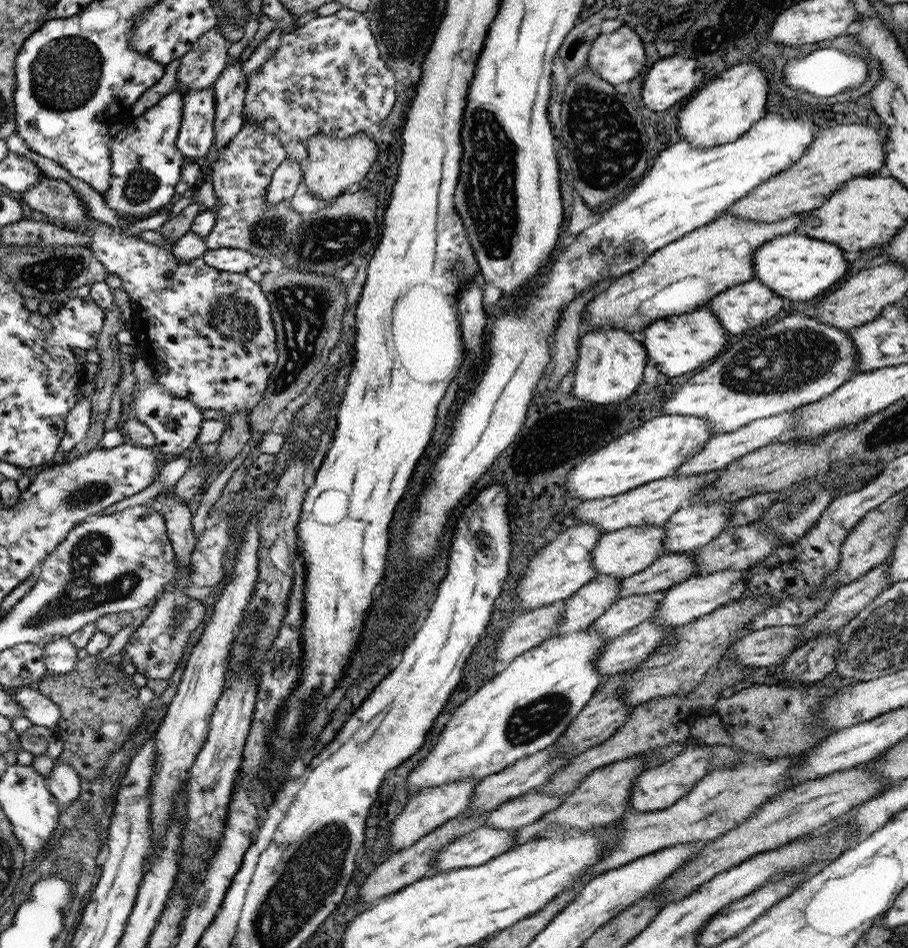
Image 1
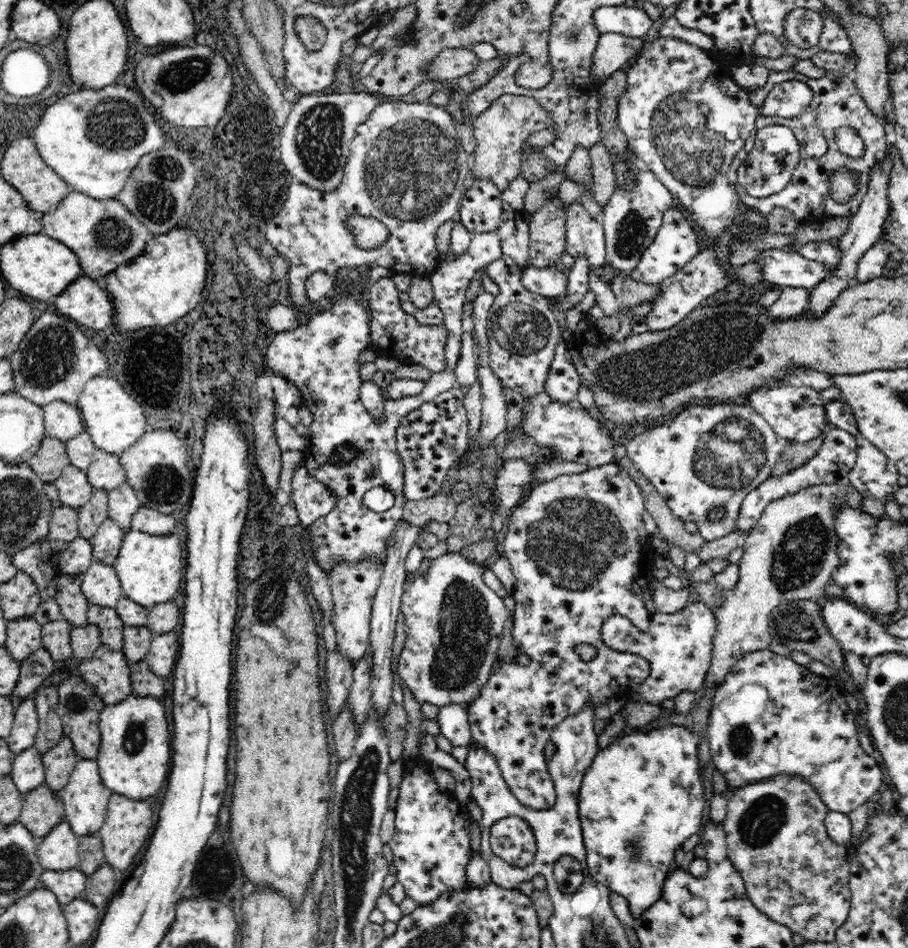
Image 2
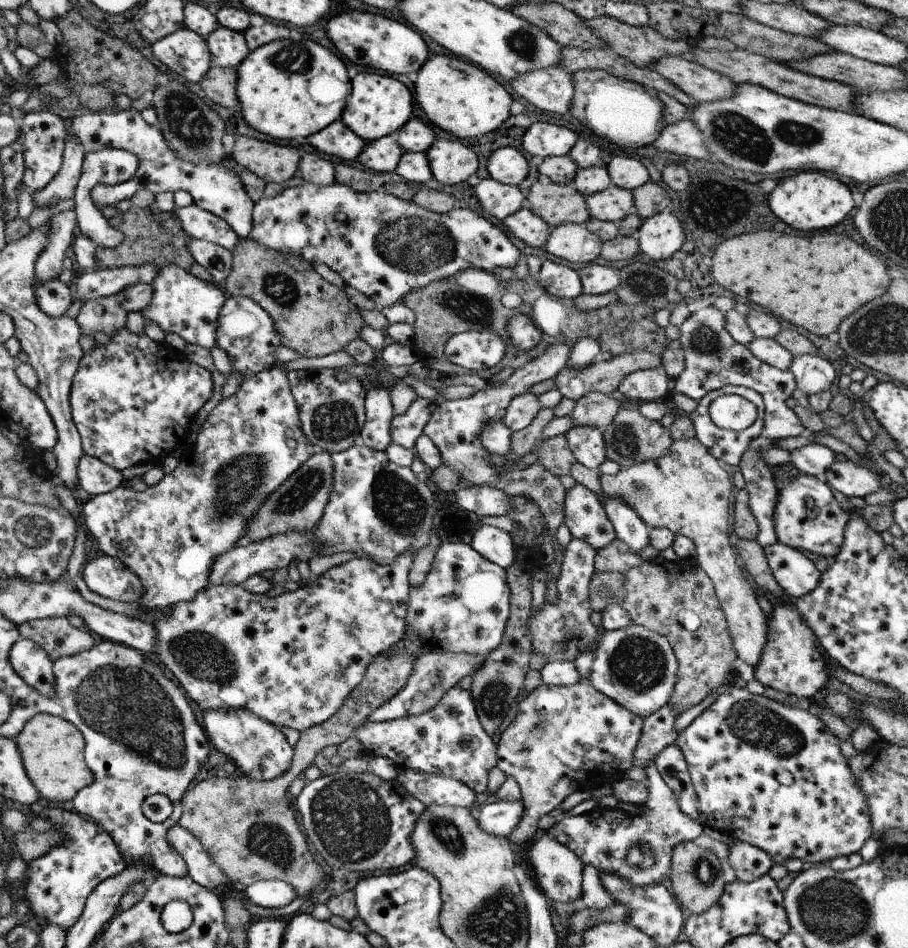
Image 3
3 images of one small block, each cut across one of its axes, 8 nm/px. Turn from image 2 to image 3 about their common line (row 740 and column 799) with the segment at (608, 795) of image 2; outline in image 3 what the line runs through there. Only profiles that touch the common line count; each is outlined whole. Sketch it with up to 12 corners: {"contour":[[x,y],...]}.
{"contour":[[792,603],[773,606],[754,681],[805,703],[824,652]]}

